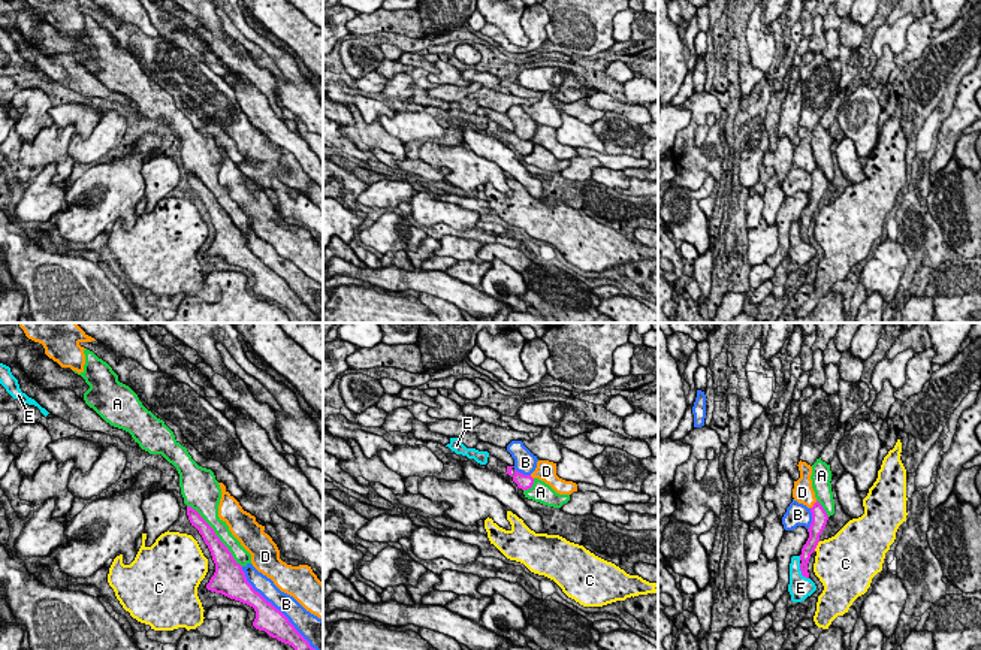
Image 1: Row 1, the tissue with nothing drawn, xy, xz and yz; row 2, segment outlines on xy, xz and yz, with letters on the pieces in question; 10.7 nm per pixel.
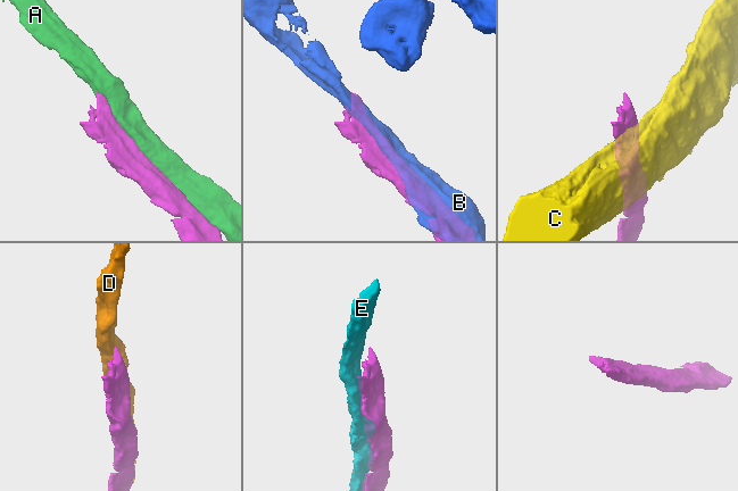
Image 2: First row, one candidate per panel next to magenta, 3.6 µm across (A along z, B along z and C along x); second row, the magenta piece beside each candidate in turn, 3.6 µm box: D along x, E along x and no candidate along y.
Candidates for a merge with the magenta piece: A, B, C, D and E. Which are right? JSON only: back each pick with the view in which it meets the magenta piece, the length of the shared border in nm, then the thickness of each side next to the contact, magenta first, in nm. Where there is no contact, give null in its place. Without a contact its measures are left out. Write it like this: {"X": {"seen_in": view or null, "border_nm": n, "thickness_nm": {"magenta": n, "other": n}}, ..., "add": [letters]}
{"add": []}

